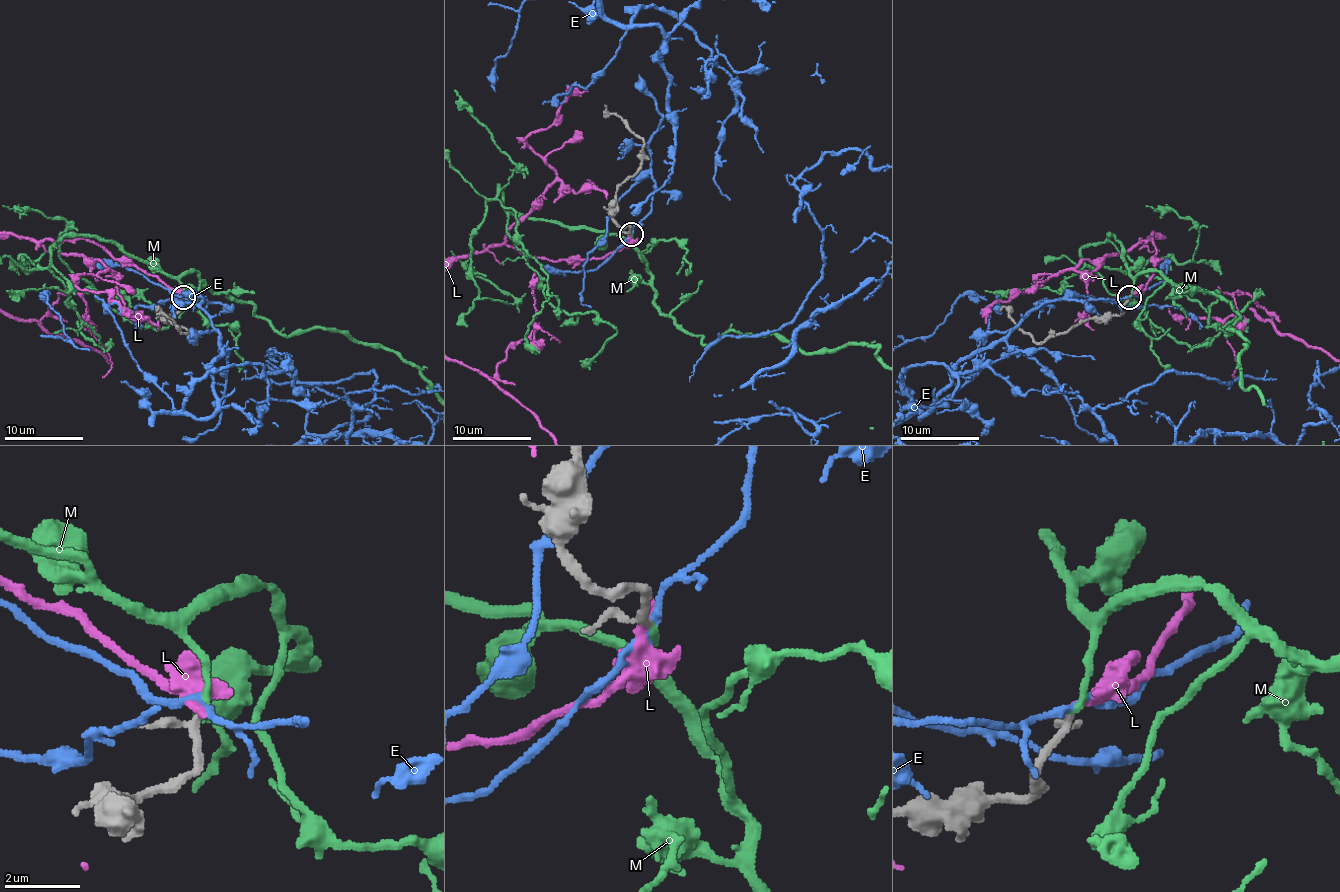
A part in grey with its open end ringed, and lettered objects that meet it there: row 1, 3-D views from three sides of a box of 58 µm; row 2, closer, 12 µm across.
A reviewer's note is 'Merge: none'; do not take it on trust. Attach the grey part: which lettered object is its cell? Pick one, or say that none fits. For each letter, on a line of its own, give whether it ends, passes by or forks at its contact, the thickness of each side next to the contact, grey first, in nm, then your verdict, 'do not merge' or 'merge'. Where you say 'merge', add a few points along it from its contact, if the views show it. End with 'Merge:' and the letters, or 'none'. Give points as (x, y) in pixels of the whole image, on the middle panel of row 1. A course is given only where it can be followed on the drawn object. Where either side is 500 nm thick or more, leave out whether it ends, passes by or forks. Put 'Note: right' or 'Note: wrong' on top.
Note: wrong
E: it passes by; calibres 170 and 180 nm; do not merge
L: it ends; calibres 180 and 280 nm; do not merge
M: it ends; calibres 170 and 170 nm; merge
Merge: M

